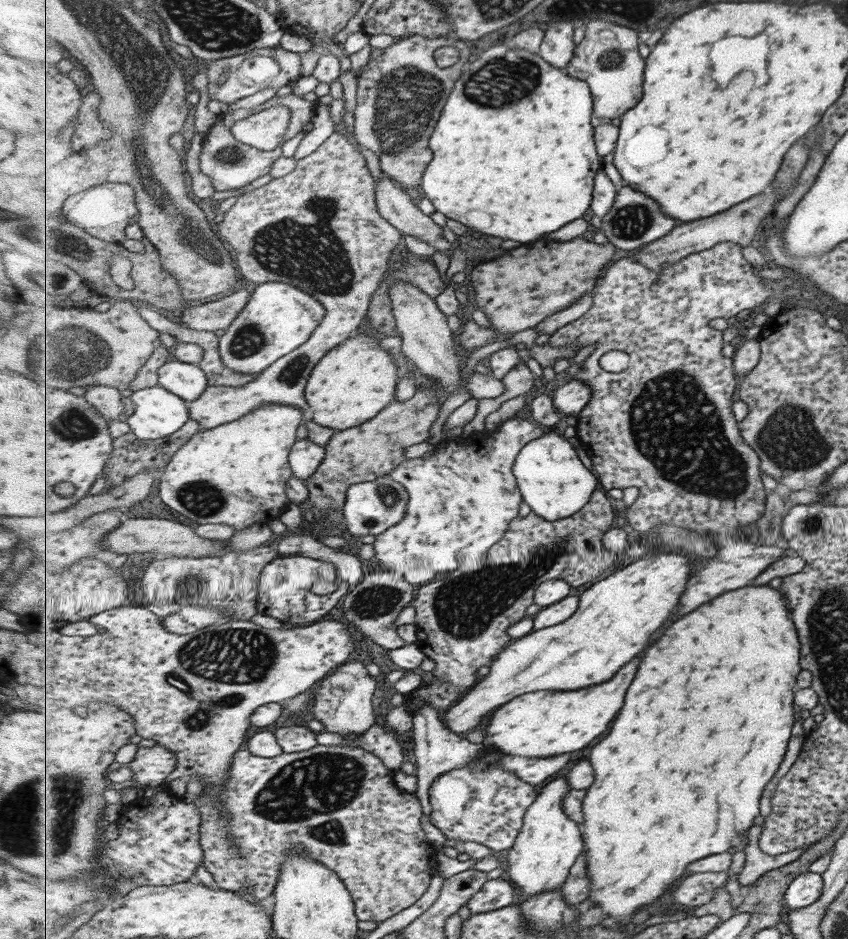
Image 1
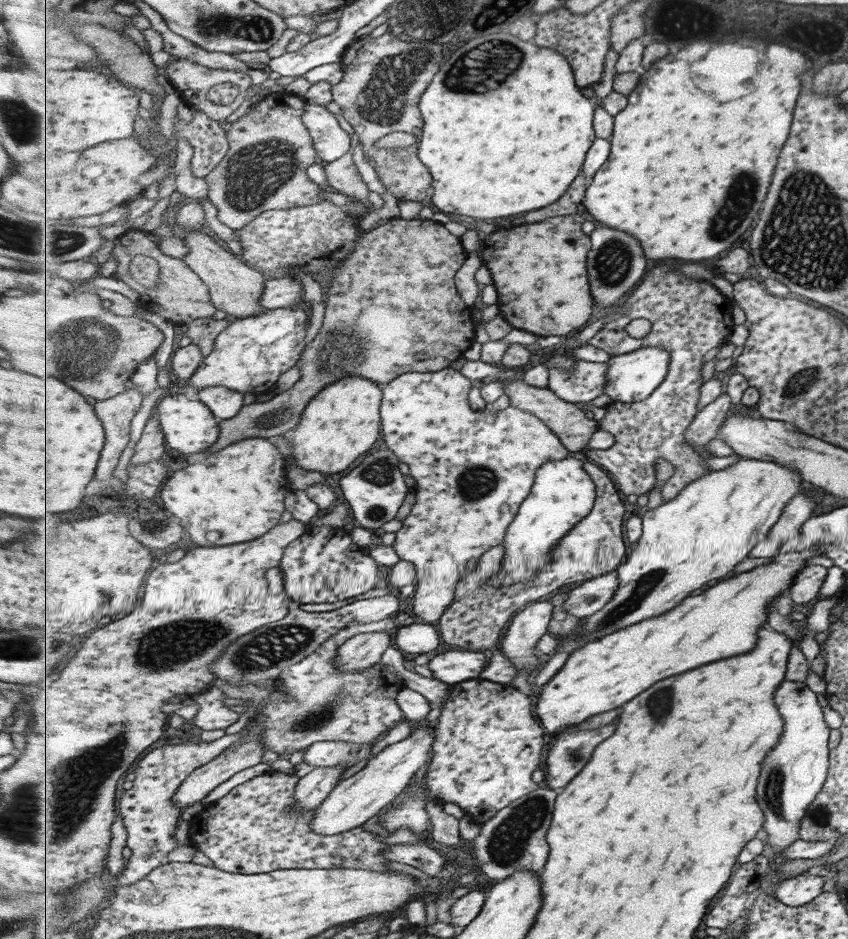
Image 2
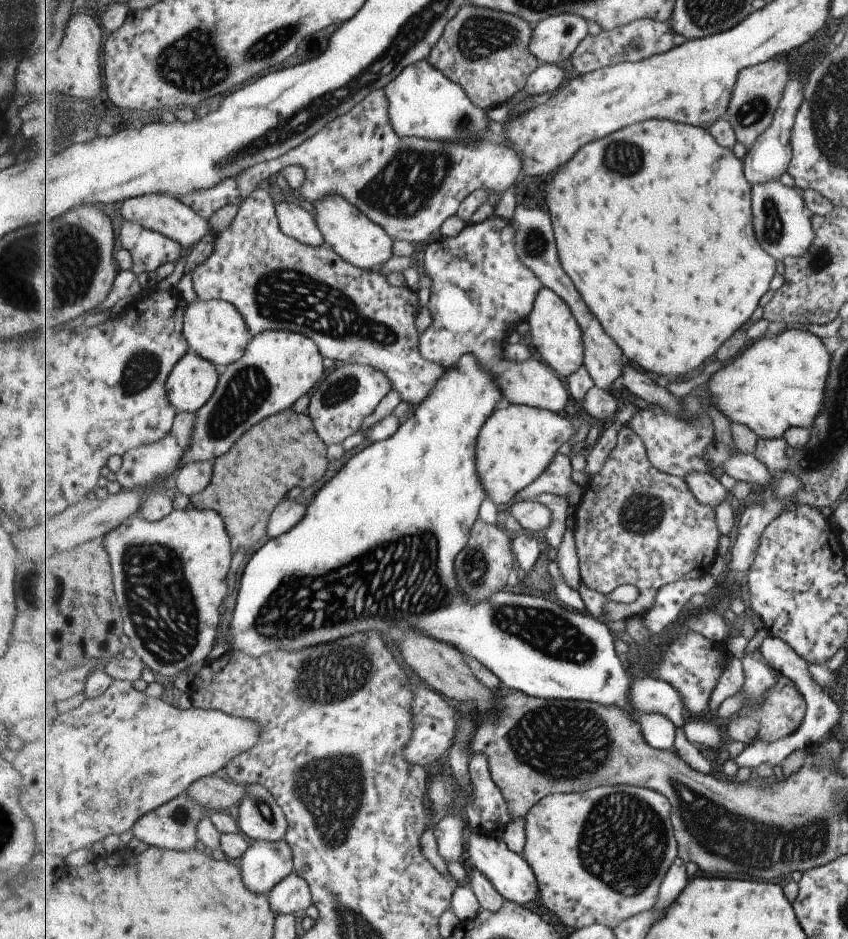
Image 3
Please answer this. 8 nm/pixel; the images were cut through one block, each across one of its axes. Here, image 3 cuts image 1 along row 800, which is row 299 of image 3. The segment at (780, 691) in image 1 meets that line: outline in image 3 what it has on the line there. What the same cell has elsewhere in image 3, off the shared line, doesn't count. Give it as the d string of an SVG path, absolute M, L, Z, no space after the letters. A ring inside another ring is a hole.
M652 119L643 124L635 124L611 134L603 140L591 142L575 154L572 161L559 169L545 187L546 204L554 224L554 232L559 242L559 258L567 266L567 274L575 282L590 310L602 323L603 329L619 342L619 349L628 361L641 366L646 373L687 374L709 360L721 344L731 338L759 308L761 298L771 288L771 280L777 272L777 262L763 250L757 240L753 226L754 207L752 206L753 186L745 178L745 163L734 150L723 147L705 127L688 123L677 123Z

